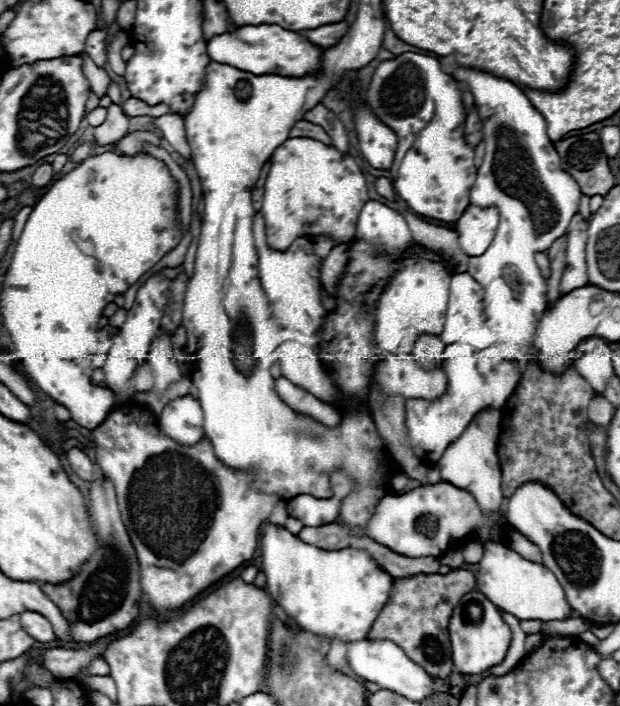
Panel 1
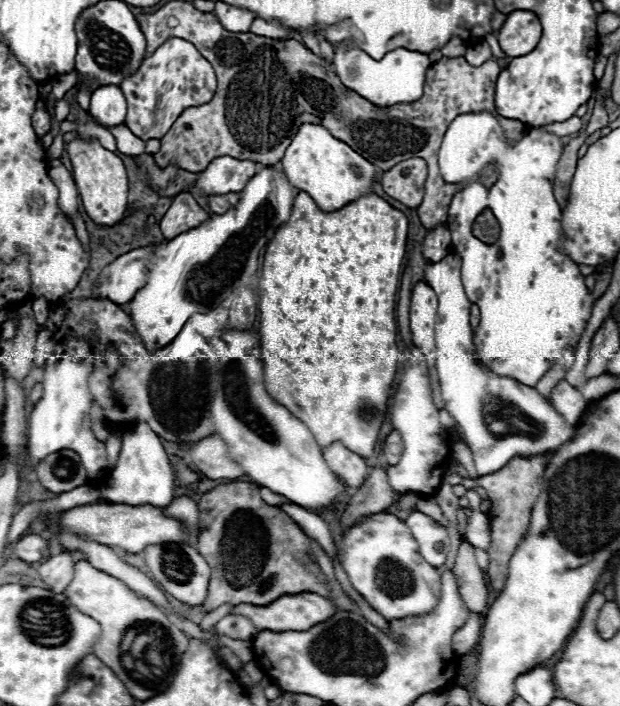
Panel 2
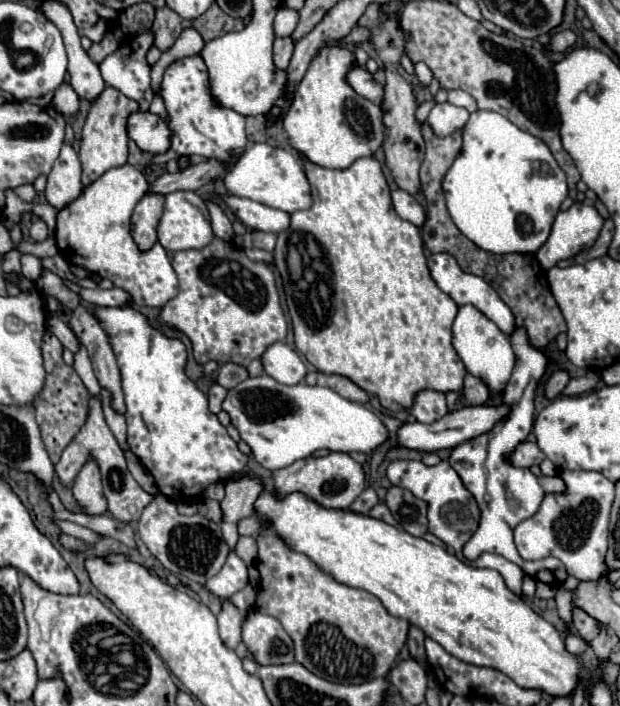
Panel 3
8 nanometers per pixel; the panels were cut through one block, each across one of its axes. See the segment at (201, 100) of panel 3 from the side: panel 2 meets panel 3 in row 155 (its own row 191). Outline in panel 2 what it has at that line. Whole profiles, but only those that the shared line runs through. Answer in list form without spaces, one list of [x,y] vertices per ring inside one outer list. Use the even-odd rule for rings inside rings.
[[[230,156],[214,158],[206,170],[198,174],[198,180],[186,184],[182,192],[192,194],[198,190],[200,196],[212,194],[228,194],[228,192],[242,192],[248,180],[258,172],[258,164],[250,160],[236,160]]]

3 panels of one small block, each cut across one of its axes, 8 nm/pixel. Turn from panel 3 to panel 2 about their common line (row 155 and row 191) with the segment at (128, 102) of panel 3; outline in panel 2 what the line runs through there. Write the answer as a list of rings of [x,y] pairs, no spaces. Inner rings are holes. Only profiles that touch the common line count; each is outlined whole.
[[[76,138],[66,148],[74,166],[72,174],[74,174],[86,214],[100,226],[118,224],[124,218],[124,212],[128,208],[128,178],[126,178],[126,168],[122,160],[114,152],[108,152],[106,148],[102,148],[96,140],[84,142]]]

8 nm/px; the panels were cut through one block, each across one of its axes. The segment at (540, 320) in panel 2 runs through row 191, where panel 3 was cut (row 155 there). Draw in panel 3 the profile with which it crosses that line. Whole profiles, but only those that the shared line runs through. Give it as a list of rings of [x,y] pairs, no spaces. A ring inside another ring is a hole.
[[[488,110],[470,114],[470,120],[464,126],[462,154],[448,168],[442,180],[442,190],[446,196],[448,212],[458,230],[476,246],[492,254],[536,254],[536,250],[540,250],[540,246],[548,240],[560,204],[568,196],[566,174],[556,164],[548,146],[540,138],[522,132],[502,114]]]

